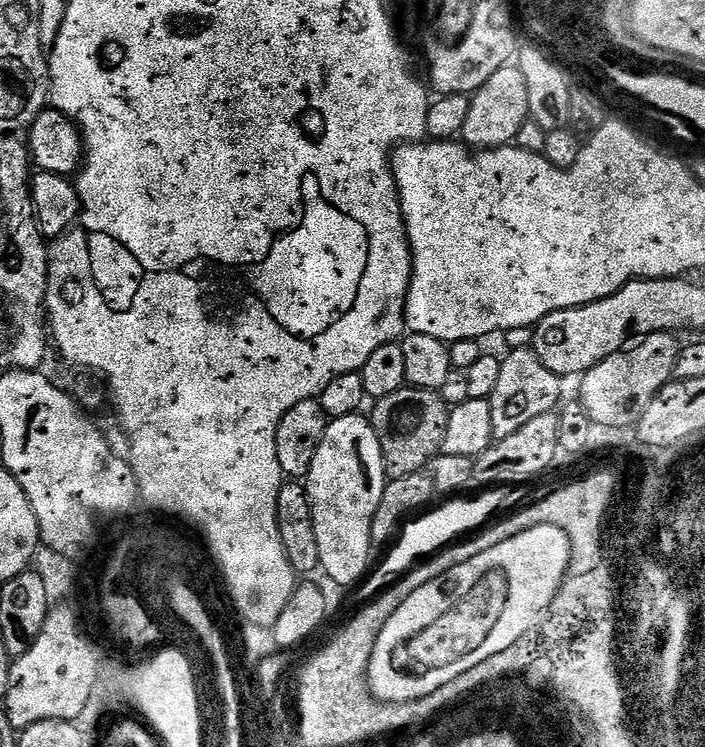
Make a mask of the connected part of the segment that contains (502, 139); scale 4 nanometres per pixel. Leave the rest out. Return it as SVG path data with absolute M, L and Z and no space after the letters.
M509 62L504 67L494 70L490 78L486 78L483 86L470 96L470 115L466 118L466 126L462 140L473 150L487 150L511 145L516 139L518 130L528 121L530 97L526 78L522 78L522 70L515 63Z

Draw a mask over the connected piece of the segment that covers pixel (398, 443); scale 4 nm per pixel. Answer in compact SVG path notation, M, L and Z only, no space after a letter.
M405 386L394 394L386 394L386 398L375 401L371 407L372 429L374 434L378 434L378 442L382 446L384 474L388 480L406 478L415 472L423 472L441 455L442 438L446 438L446 422L450 422L450 406L441 398L437 389Z

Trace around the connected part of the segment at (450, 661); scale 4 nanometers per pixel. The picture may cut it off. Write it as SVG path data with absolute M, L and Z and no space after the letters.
M543 524L534 526L522 534L514 534L514 538L506 538L506 542L498 542L498 546L490 546L490 550L482 550L482 554L474 554L474 558L466 558L458 566L454 566L454 570L446 570L446 574L434 578L434 582L426 582L422 590L414 590L414 594L410 594L410 598L406 598L402 606L398 606L398 610L390 614L390 620L382 628L371 662L368 664L368 689L377 700L383 700L385 704L412 703L434 694L448 683L457 683L461 679L459 676L464 676L467 672L475 673L486 662L486 658L494 658L494 654L502 654L502 650L510 650L510 646L514 646L518 638L522 638L540 625L541 620L551 609L552 603L555 602L560 587L564 585L564 578L573 559L572 543L568 541L568 535L564 530L553 524Z

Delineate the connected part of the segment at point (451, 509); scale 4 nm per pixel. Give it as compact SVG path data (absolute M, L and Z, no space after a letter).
M508 486L501 487L499 490L488 490L485 492L488 492L485 496L476 496L473 500L460 500L464 498L449 499L447 502L444 502L441 508L433 507L431 511L424 514L429 514L429 516L421 515L419 518L416 518L421 518L421 520L413 519L411 522L408 522L413 522L413 524L405 523L398 539L391 545L391 548L393 547L392 553L385 558L384 565L376 573L374 573L375 571L371 573L371 576L373 575L372 584L376 587L376 590L387 588L397 577L407 573L421 558L431 557L433 554L449 547L453 542L459 541L469 534L481 531L497 514L504 514L509 510L519 509L525 503L524 496L520 493L523 491L513 490Z

